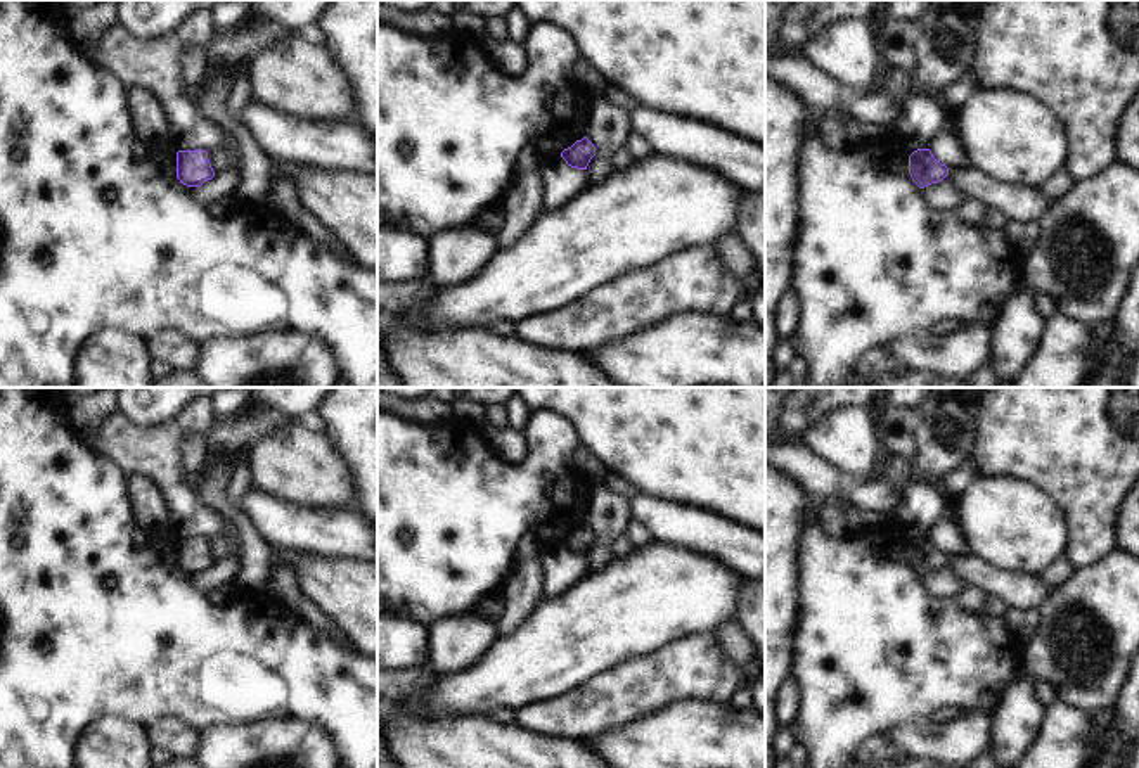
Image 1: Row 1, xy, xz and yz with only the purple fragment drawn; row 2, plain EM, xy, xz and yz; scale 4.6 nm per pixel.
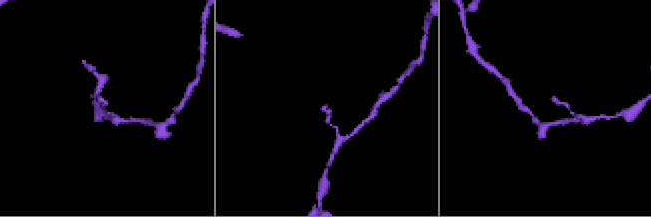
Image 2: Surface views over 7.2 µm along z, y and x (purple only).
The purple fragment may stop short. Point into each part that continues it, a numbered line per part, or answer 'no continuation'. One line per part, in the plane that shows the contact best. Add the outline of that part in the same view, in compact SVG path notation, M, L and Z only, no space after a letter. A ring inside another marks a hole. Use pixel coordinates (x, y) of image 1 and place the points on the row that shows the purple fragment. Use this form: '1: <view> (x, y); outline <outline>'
no continuation

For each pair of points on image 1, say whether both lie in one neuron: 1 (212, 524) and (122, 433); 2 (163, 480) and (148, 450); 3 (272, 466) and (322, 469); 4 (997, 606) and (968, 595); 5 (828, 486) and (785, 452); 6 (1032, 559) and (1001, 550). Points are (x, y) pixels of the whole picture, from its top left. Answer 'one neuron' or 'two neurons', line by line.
1: one neuron
2: one neuron
3: one neuron
4: one neuron
5: one neuron
6: one neuron

